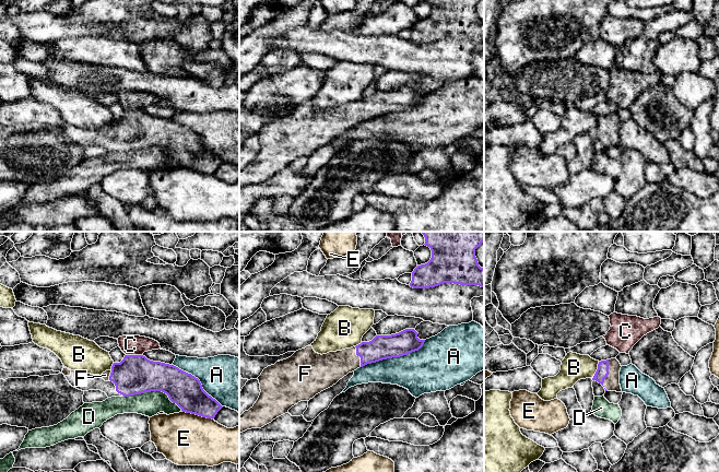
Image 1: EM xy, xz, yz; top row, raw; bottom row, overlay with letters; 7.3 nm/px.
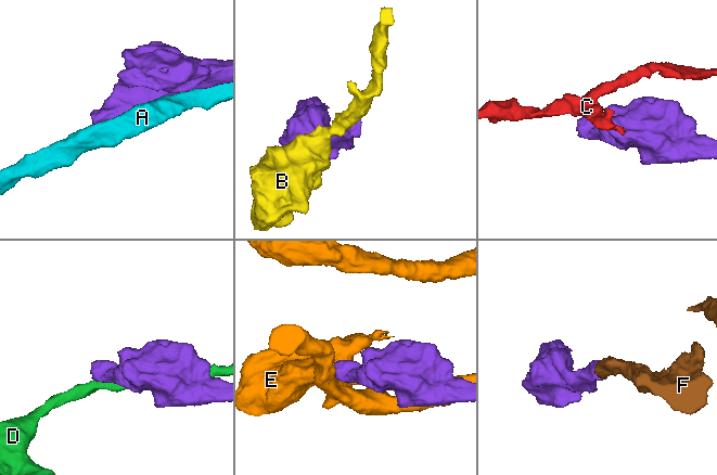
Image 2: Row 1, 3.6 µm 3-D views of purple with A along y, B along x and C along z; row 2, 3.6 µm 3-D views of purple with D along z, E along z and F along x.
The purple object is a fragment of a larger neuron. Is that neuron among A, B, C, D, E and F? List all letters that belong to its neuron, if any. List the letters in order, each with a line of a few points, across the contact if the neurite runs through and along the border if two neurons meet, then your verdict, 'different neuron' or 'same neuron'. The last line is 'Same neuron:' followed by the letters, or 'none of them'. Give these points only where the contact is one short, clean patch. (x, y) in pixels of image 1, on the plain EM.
A: different neuron
B: yz (599, 117), (592, 133) | different neuron
C: xy (126, 109), (141, 110) | different neuron
D: different neuron
E: different neuron
F: yz (602, 127), (608, 129), (611, 138) | same neuron
Same neuron: F

